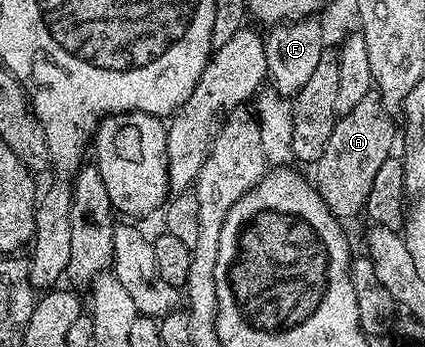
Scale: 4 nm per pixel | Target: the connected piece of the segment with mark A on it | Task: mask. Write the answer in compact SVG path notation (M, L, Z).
M376 90L365 94L349 113L338 115L331 138L323 146L323 154L315 163L315 187L323 202L327 202L332 216L348 222L352 216L360 217L364 213L375 173L395 152L393 120L394 117L383 106L381 95Z

